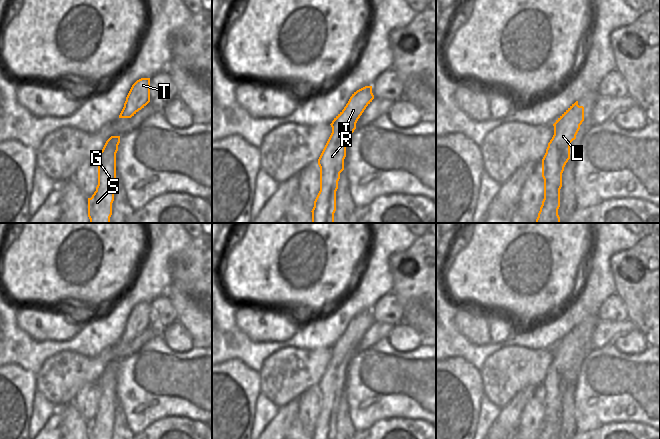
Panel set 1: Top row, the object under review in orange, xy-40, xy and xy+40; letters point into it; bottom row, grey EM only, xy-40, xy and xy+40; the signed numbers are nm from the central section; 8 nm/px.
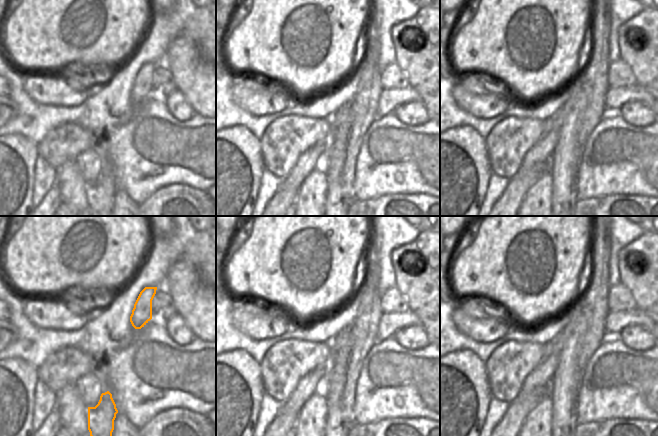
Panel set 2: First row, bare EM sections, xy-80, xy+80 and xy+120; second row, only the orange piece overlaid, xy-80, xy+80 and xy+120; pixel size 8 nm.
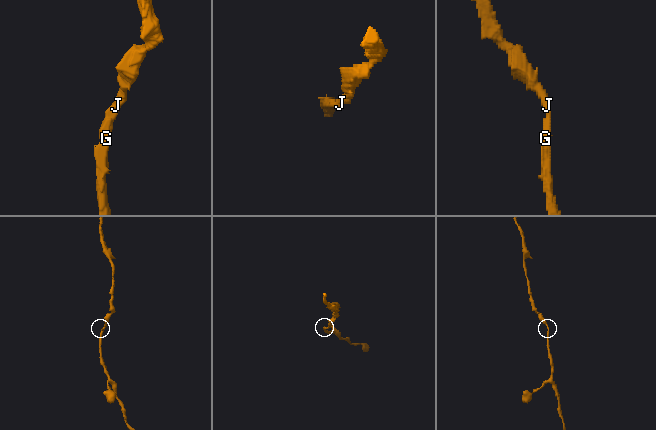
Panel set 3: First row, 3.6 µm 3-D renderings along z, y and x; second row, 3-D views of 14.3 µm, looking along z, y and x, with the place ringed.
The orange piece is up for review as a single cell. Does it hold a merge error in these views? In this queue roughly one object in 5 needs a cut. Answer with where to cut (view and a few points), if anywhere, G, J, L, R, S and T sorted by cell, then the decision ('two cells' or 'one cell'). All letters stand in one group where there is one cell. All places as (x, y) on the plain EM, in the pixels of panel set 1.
no cut | G J L R S T | one cell

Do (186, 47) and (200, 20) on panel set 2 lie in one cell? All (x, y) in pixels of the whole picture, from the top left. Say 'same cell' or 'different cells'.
different cells

